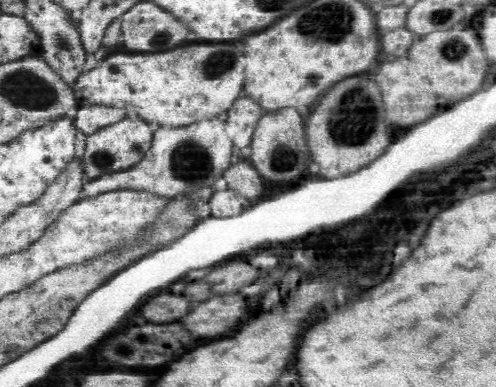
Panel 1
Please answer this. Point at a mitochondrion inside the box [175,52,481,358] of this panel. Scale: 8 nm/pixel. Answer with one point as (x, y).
(354, 120)

